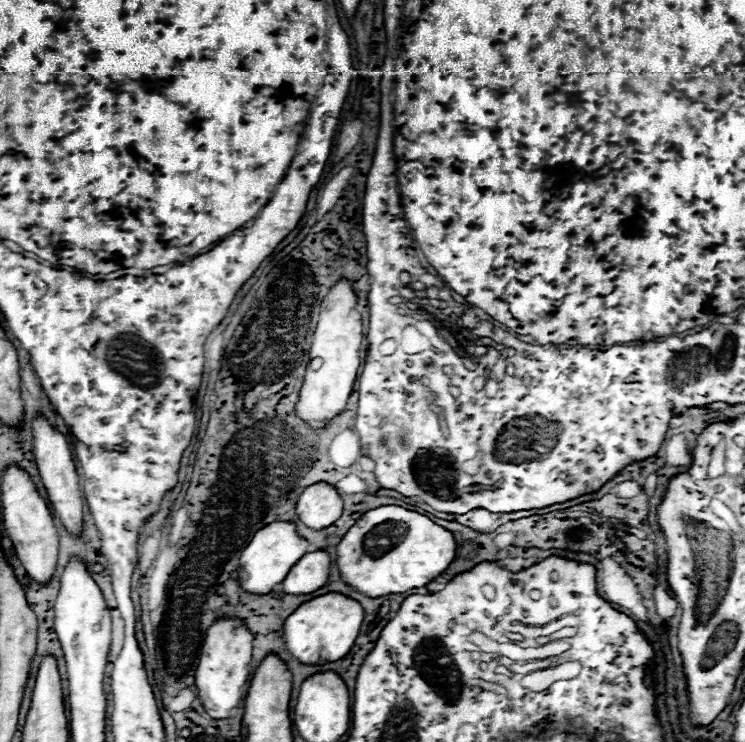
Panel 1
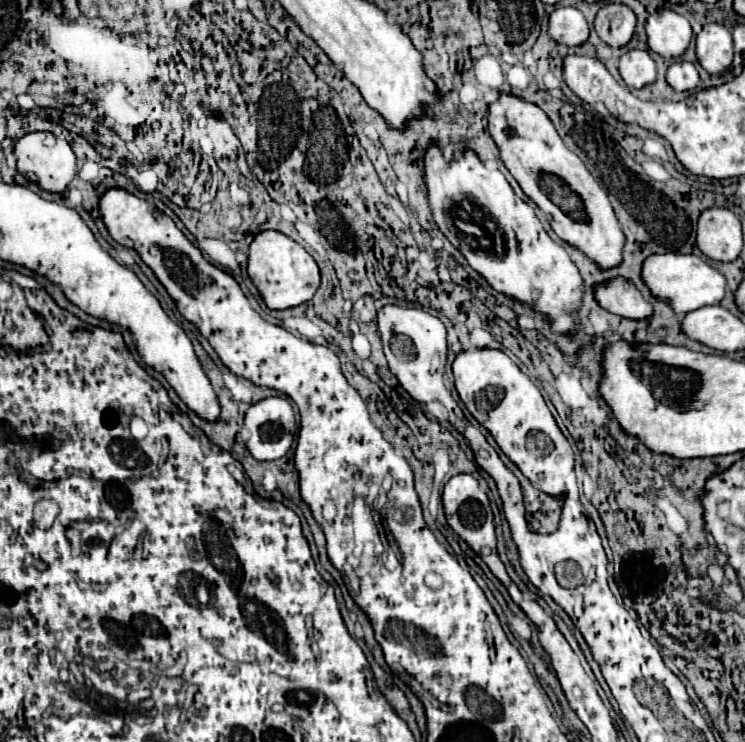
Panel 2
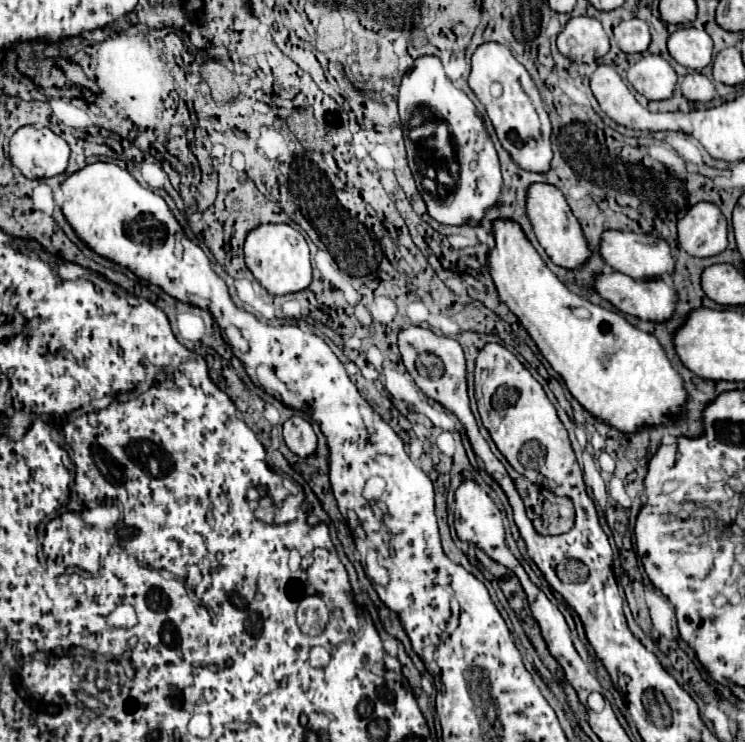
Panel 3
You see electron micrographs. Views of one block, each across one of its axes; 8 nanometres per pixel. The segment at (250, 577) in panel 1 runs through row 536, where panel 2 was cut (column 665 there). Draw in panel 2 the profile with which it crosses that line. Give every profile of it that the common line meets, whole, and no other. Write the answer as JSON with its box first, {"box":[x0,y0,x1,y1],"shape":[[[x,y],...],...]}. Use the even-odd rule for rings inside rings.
{"box":[642,254,726,314],"shape":[[[650,254],[642,262],[642,280],[650,288],[652,296],[668,302],[676,314],[686,314],[702,306],[718,304],[726,292],[726,278],[694,254]]]}

